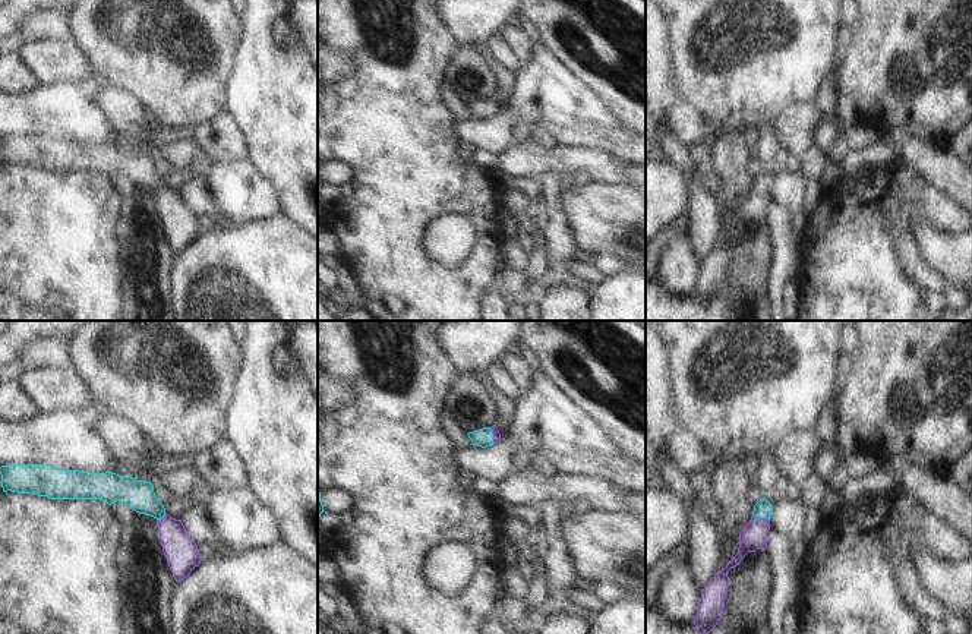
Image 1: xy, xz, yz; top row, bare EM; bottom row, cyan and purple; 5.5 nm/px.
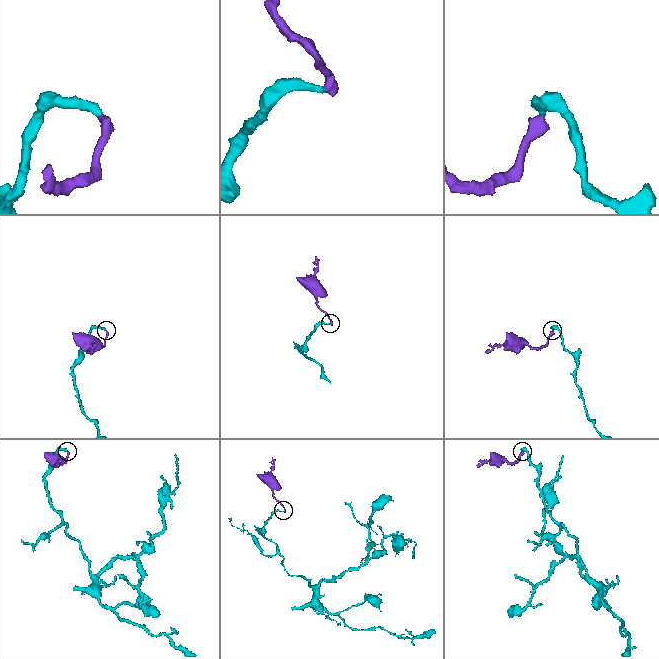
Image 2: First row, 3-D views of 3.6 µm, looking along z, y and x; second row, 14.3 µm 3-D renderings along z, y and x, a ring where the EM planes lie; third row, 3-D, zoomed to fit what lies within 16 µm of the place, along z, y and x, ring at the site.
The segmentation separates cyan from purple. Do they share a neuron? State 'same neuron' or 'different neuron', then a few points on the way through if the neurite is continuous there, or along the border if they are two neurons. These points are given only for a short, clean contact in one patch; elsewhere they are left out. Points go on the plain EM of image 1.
same neuron; way yz (763, 180), (761, 189), (754, 208)

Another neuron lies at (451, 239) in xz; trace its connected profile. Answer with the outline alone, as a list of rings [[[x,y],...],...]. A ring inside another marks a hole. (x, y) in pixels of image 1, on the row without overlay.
[[[445,214],[436,218],[426,234],[427,253],[448,268],[461,266],[479,245],[479,230],[466,214]]]

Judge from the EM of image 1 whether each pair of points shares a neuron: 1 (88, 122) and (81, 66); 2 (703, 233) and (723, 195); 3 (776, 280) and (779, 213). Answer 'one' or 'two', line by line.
1: two
2: two
3: one

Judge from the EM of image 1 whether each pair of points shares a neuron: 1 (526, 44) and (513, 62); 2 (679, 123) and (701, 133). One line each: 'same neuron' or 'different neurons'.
1: different neurons
2: same neuron

